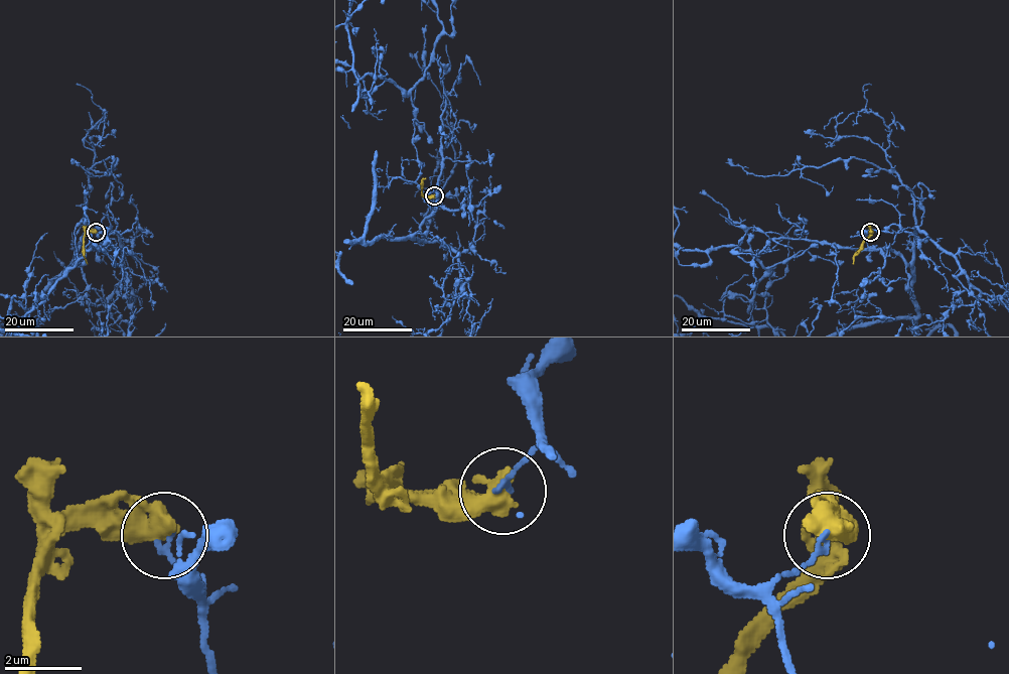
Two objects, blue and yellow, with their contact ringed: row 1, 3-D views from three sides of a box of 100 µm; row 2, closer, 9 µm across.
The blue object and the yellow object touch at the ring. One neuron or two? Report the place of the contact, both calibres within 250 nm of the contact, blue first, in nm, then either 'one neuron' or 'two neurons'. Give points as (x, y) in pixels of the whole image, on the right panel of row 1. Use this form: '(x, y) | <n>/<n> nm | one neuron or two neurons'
(870, 232) | 150/650 nm | two neurons

